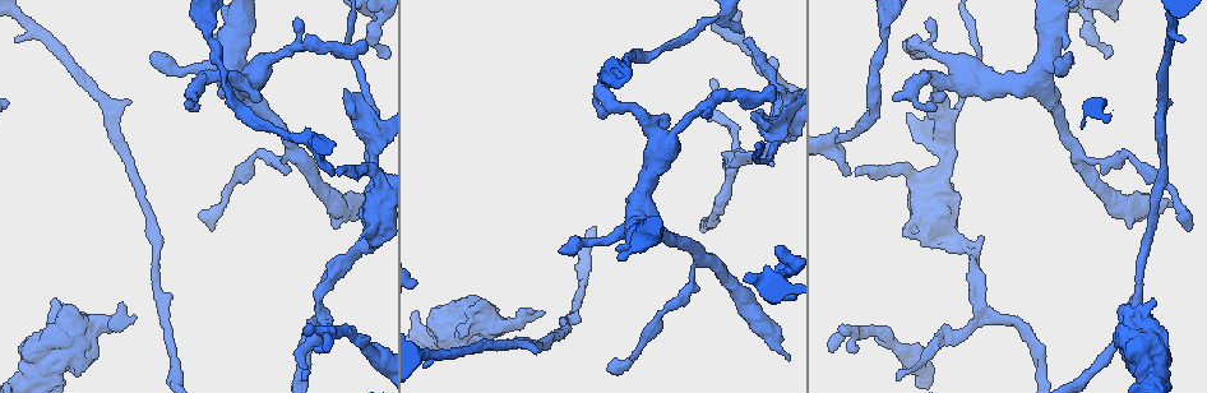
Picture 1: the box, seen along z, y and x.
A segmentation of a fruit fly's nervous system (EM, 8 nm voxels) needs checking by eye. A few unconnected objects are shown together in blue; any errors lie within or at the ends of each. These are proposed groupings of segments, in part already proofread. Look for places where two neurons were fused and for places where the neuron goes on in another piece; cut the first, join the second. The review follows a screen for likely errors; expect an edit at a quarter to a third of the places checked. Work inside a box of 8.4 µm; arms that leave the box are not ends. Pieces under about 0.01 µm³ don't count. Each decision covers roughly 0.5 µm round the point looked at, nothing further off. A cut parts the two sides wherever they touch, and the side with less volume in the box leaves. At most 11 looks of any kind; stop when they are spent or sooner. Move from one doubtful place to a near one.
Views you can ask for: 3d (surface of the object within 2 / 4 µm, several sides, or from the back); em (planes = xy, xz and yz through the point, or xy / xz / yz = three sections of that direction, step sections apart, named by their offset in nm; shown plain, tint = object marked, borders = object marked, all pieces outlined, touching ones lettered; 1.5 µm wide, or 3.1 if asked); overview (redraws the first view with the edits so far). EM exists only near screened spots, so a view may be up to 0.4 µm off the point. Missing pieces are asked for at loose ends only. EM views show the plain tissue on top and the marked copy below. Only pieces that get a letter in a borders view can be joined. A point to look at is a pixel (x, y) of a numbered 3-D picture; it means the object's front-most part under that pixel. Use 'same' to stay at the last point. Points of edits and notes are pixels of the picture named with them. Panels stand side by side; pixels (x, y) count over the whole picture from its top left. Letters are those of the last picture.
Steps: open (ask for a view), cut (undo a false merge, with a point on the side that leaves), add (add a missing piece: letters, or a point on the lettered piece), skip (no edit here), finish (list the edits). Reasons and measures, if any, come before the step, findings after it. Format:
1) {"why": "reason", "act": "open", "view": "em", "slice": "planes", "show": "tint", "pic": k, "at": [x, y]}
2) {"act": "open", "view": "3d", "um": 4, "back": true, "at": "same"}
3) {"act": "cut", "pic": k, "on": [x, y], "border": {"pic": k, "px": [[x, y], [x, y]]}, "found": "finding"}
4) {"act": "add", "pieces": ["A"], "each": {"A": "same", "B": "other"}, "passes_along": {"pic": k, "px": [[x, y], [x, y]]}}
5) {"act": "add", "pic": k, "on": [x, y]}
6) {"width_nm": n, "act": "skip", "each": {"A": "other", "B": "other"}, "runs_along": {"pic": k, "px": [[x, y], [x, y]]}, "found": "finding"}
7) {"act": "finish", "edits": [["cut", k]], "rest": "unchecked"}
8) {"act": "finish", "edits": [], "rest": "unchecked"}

{"why": "free end", "act": "open", "view": "em", "slice": "planes", "show": "borders", "pic": 1, "at": [346, 89]}

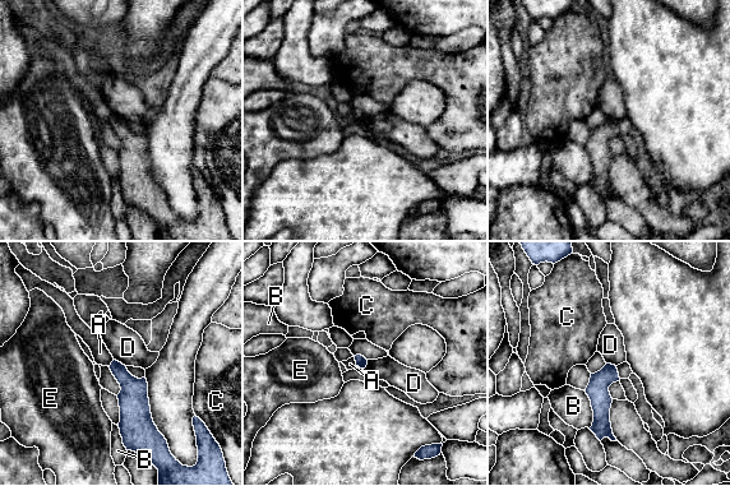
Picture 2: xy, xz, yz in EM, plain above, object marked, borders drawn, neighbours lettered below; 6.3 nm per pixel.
{"act": "skip", "each": {"A": "other", "B": "other", "C": "other", "D": "other", "E": "other"}, "runs_along": {"pic": 2, "px": [[611, 368], [601, 380], [600, 435]]}, "found": "none of them fits"}

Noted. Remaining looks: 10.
{"why": "branch stops here", "act": "open", "view": "em", "slice": "planes", "show": "tint", "pic": 1, "at": [1170, 101]}

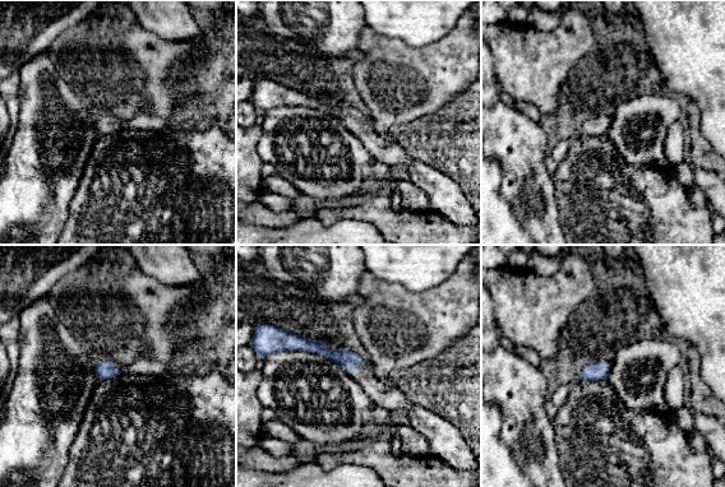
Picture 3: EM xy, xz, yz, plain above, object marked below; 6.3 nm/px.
{"act": "open", "view": "em", "slice": "planes", "show": "borders", "at": "same"}

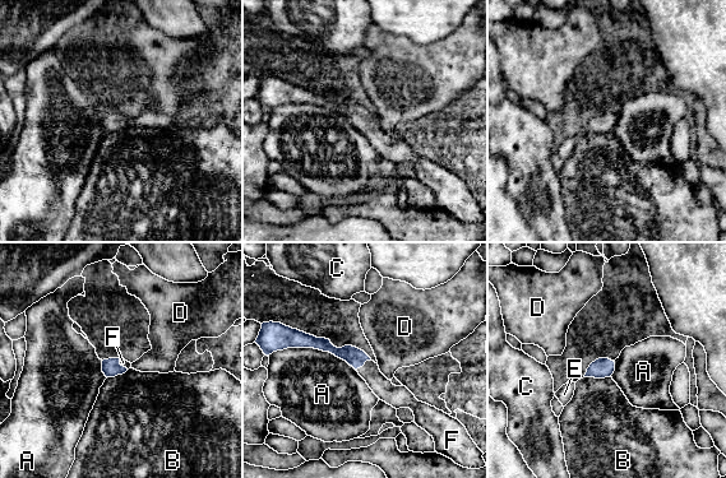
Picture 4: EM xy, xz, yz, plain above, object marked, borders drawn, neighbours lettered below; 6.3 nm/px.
{"width_nm": 120, "act": "add", "pieces": ["F"], "each": {"A": "other", "B": "other", "C": "other", "D": "other", "E": "other", "F": "same"}, "passes_along": {"pic": 4, "px": [[355, 357], [362, 365], [383, 388]]}, "found": "the neuron continues"}

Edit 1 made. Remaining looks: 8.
{"act": "open", "view": "overview"}

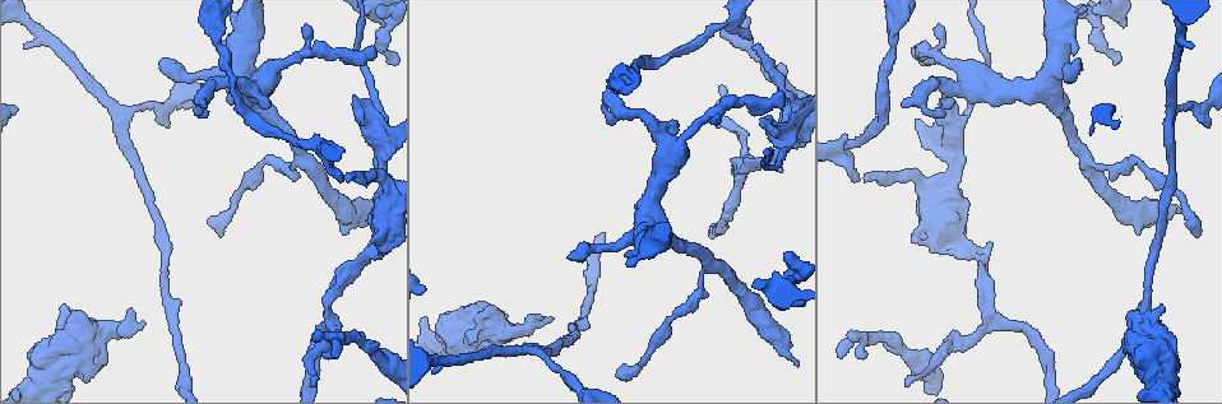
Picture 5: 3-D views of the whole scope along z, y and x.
{"why": "long arm stops here", "act": "open", "view": "3d", "um": 4, "pic": 5, "at": [628, 376]}

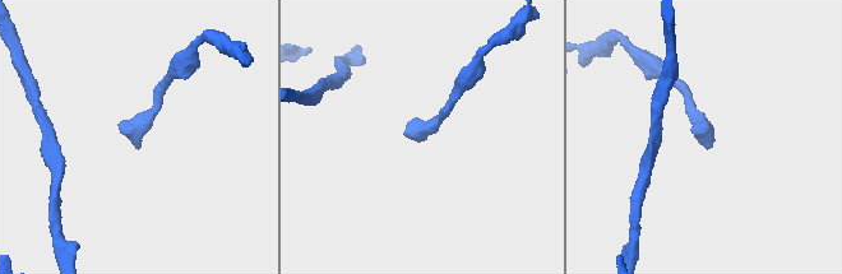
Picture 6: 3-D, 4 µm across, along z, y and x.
{"act": "open", "view": "em", "slice": "xy", "step": 4, "show": "borders", "pic": 6, "at": [709, 146]}

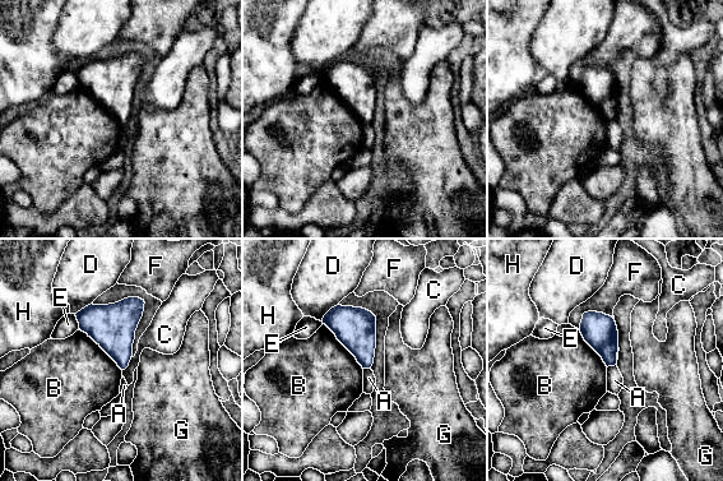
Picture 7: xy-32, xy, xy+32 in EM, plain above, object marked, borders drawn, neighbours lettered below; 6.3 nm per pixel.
{"act": "skip", "each": {"A": "other", "B": "other", "C": "other", "D": "other", "E": "other", "F": "other", "G": "other", "H": "other"}, "border": {"pic": 7, "px": [[79, 328], [121, 370]]}, "found": "no lettered piece goes on from it"}

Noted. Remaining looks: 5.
{"why": "an open end", "act": "open", "view": "em", "slice": "xz", "step": 8, "show": "tint", "pic": 5, "at": [60, 306]}

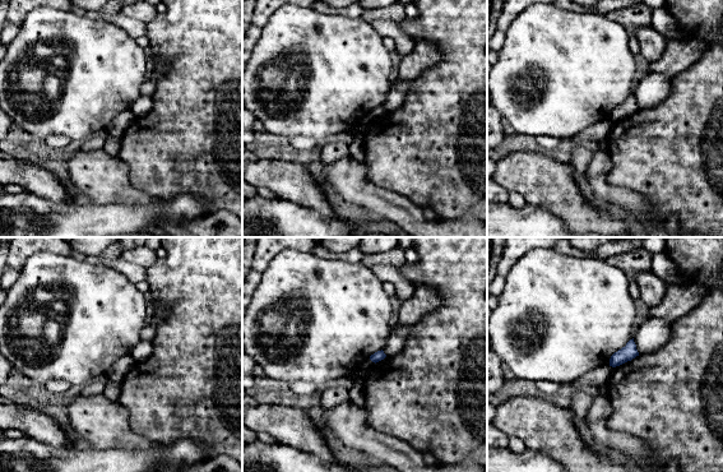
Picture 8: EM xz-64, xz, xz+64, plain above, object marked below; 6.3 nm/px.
{"why": "another direction", "act": "open", "view": "em", "slice": "planes", "show": "borders", "at": "same"}

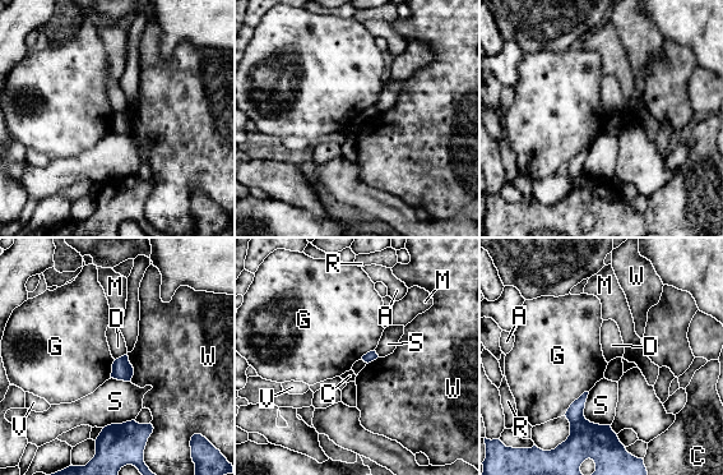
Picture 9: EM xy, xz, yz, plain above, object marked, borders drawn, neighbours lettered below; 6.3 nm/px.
{"act": "skip", "each": {"A": "other", "C": "other", "D": "other", "G": "other", "M": "other", "R": "other", "S": "other", "V": "other", "W": "other"}, "found": "no lettered piece goes on from it"}

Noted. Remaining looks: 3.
{"act": "finish", "edits": [["add", 4]], "rest": "unchecked"}

